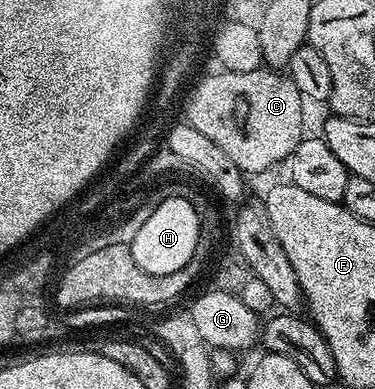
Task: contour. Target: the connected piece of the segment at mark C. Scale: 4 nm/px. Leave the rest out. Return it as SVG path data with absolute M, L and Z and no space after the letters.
M263 67L256 71L217 71L206 77L190 93L190 102L186 105L185 120L196 131L208 135L232 163L242 170L243 174L262 173L273 165L281 166L304 136L301 123L302 93L289 75L283 75L273 68Z

